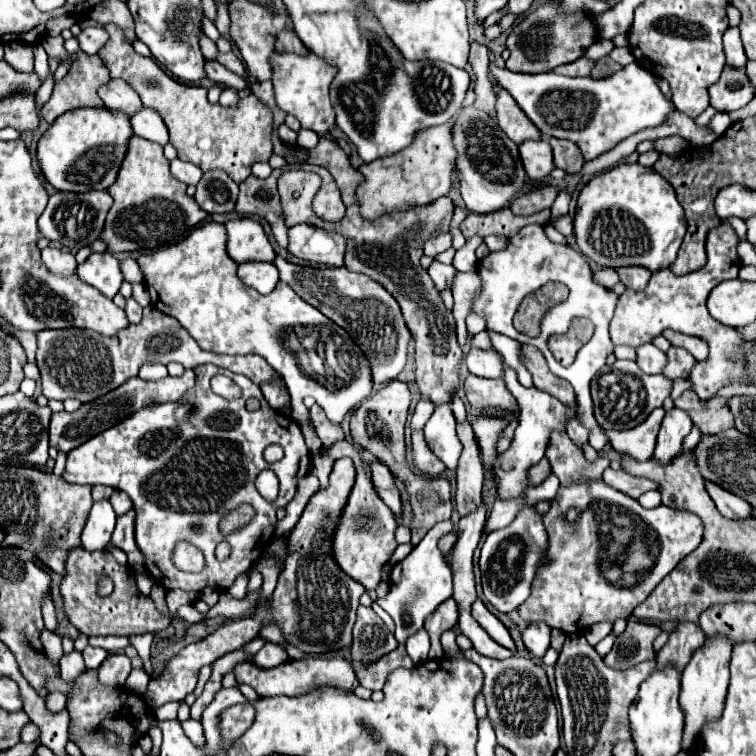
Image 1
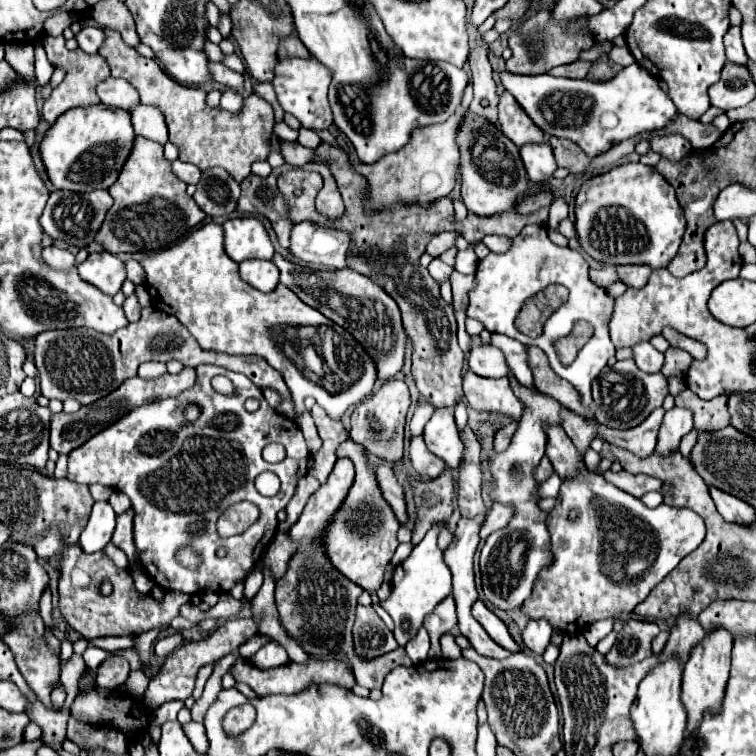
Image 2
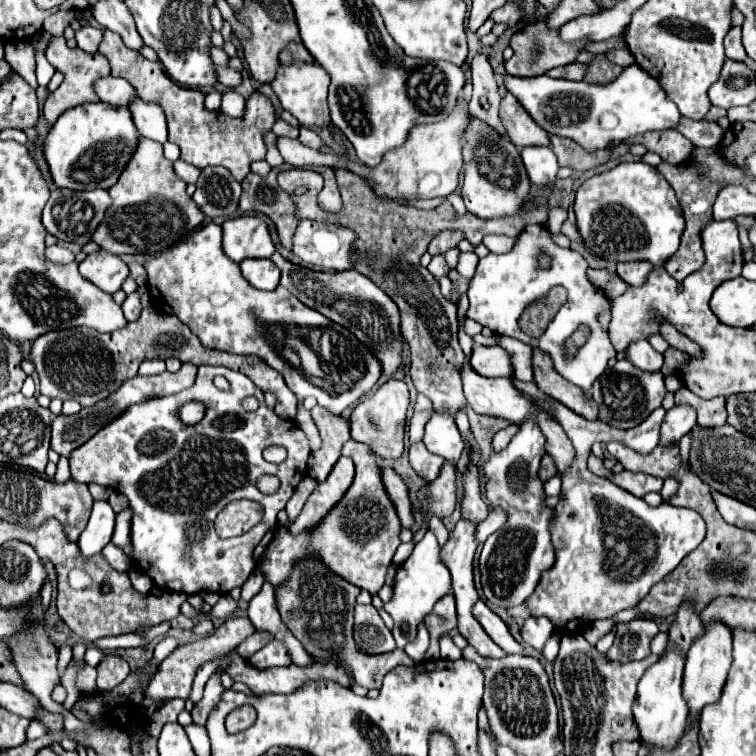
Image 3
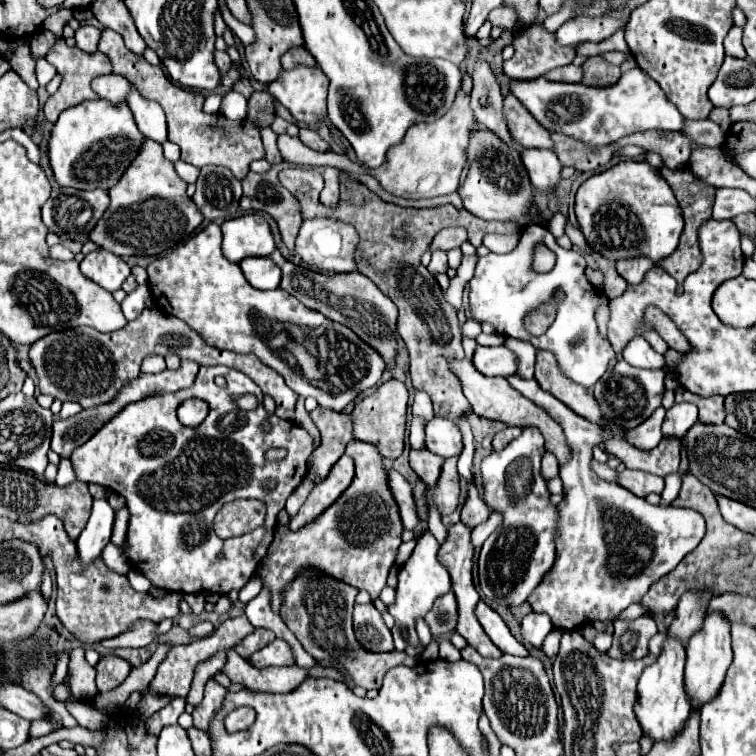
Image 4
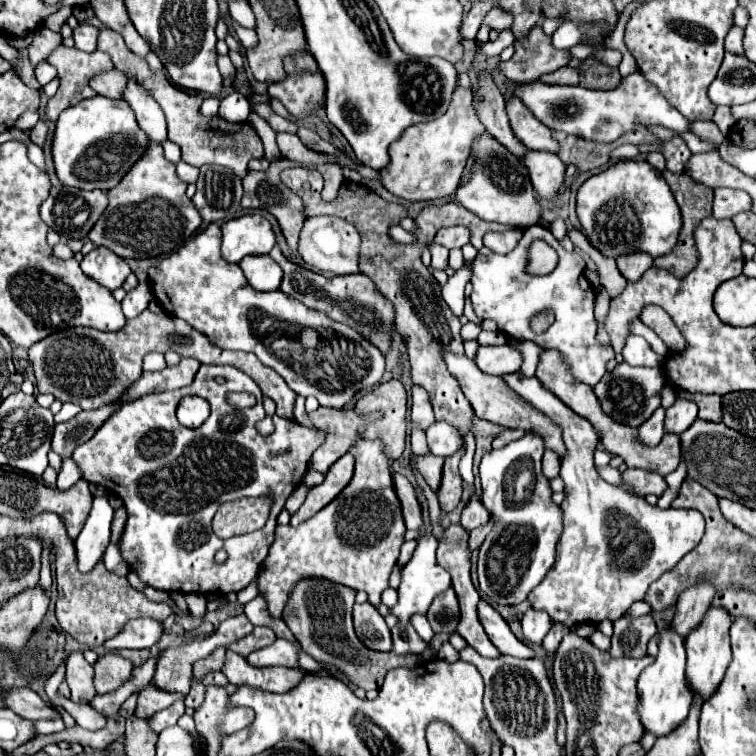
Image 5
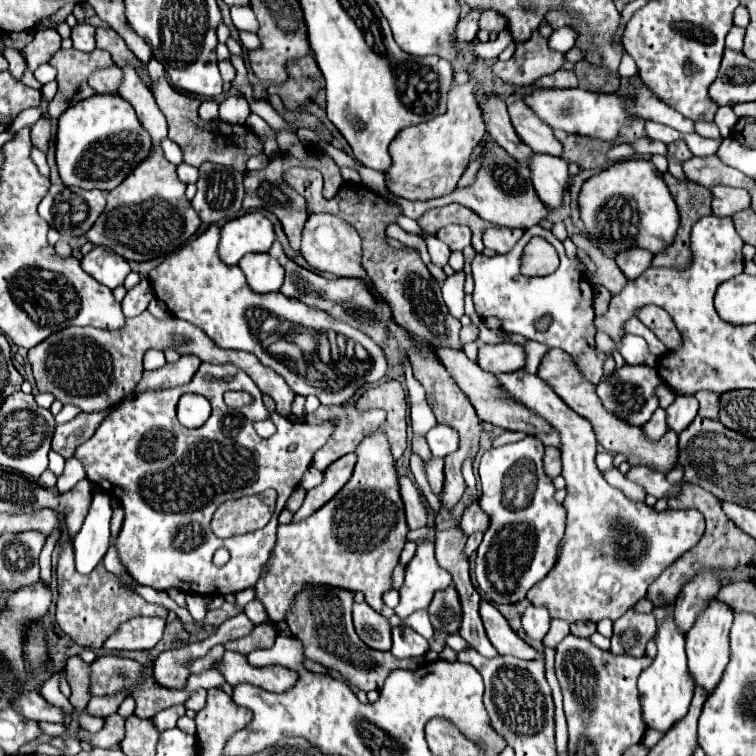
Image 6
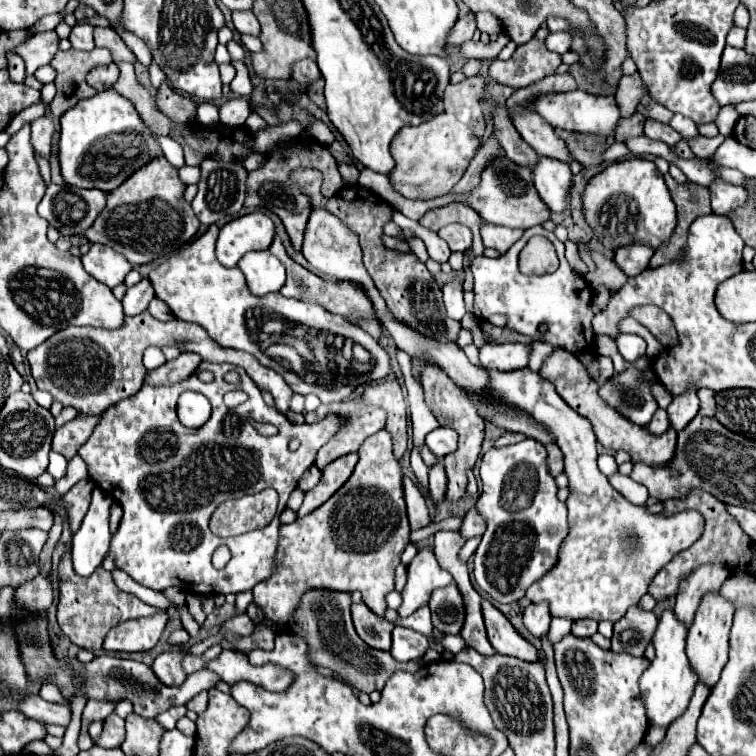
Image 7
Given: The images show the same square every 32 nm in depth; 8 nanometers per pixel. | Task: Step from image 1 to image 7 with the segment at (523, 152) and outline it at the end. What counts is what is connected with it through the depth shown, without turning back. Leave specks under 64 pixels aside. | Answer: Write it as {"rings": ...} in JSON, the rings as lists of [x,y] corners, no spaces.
{"rings":[[[540,156],[536,166],[532,168],[534,174],[534,186],[544,200],[544,204],[552,212],[562,212],[566,208],[566,198],[572,186],[572,172],[566,162]]]}

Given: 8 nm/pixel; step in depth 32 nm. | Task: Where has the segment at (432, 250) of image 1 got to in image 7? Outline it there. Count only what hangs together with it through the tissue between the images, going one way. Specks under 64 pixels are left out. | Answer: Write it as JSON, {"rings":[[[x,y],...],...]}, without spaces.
{"rings":[[[448,224],[442,230],[438,230],[438,236],[448,242],[452,252],[464,252],[472,246],[472,232],[468,226],[462,224]]]}

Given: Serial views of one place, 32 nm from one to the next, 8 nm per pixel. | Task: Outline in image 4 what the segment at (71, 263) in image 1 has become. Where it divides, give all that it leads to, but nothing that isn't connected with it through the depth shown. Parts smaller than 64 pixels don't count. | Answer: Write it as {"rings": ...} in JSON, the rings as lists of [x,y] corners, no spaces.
{"rings":[[[62,244],[50,246],[48,256],[50,256],[50,258],[54,258],[54,260],[62,260],[62,262],[68,262],[68,260],[72,260],[72,258],[74,258],[74,254],[72,254],[68,248],[64,248]]]}

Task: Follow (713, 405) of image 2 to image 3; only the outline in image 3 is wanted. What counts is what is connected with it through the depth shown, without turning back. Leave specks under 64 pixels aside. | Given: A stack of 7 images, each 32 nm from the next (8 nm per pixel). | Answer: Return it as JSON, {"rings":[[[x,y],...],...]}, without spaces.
{"rings":[[[680,388],[674,395],[676,405],[688,404],[696,410],[696,426],[698,428],[720,428],[726,424],[726,398],[716,396],[712,400],[704,400],[692,394],[688,388]]]}

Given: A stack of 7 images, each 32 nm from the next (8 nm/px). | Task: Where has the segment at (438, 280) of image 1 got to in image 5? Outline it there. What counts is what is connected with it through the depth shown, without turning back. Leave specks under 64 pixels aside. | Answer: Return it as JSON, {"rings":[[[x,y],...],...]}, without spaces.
{"rings":[[[430,242],[430,252],[432,252],[432,262],[430,262],[430,268],[432,270],[444,270],[448,266],[448,250],[446,248],[440,248],[438,244]]]}

